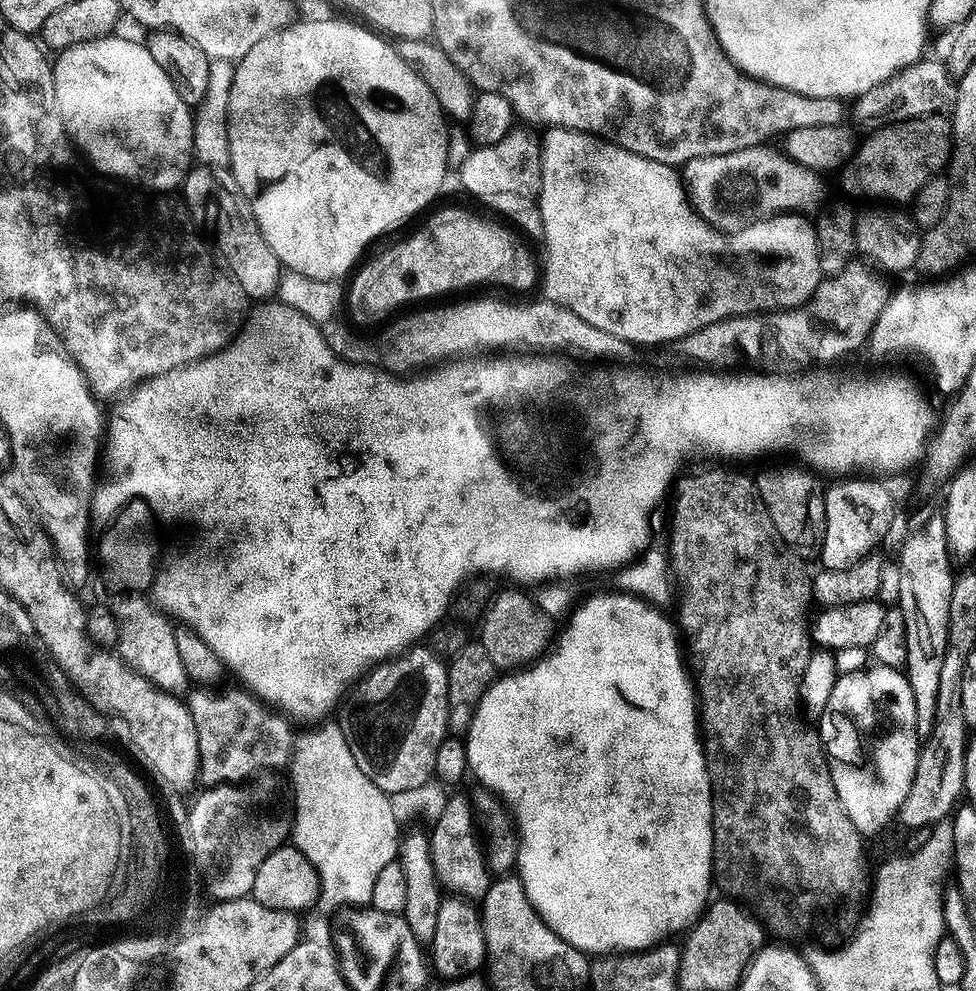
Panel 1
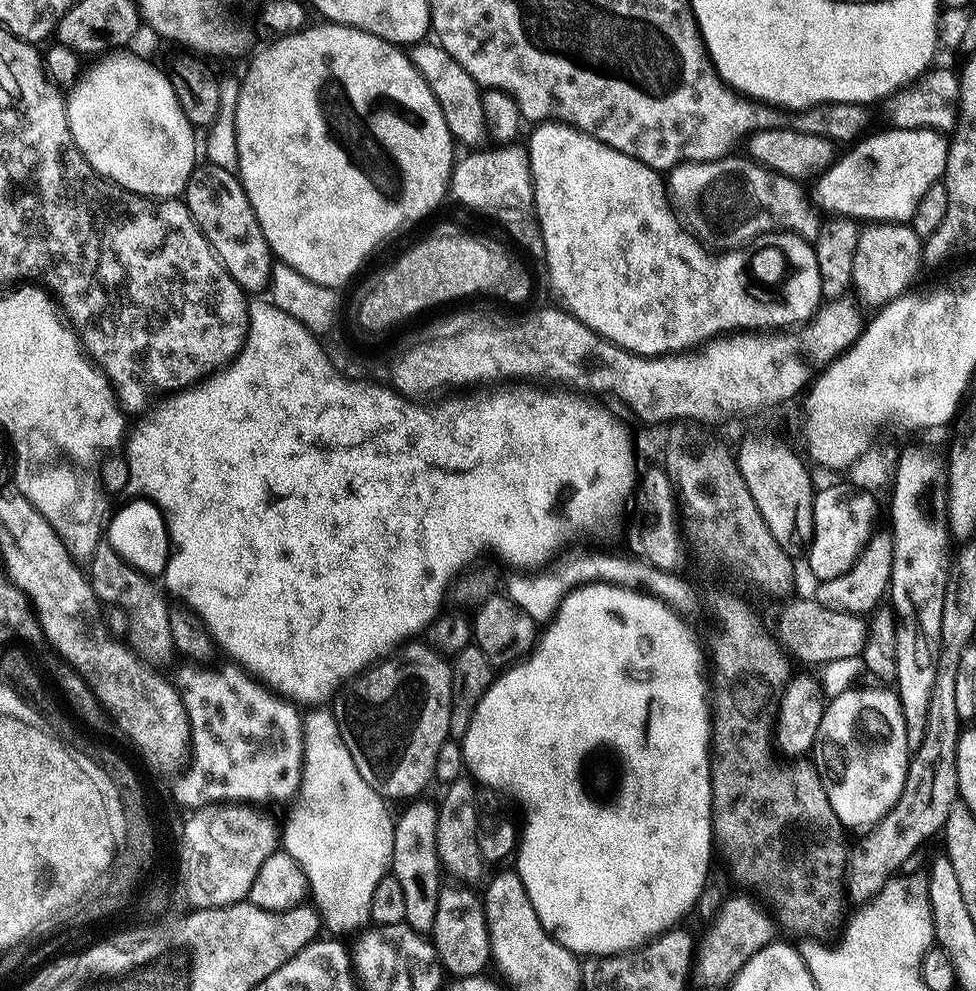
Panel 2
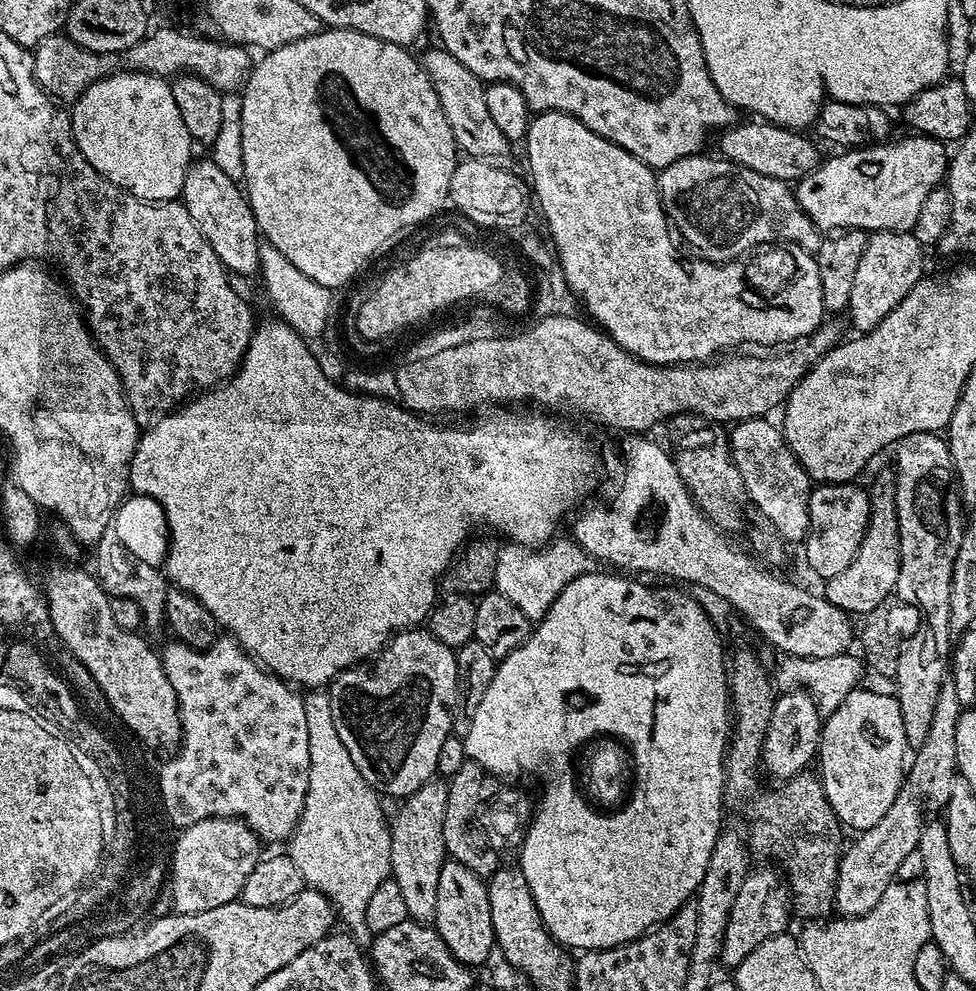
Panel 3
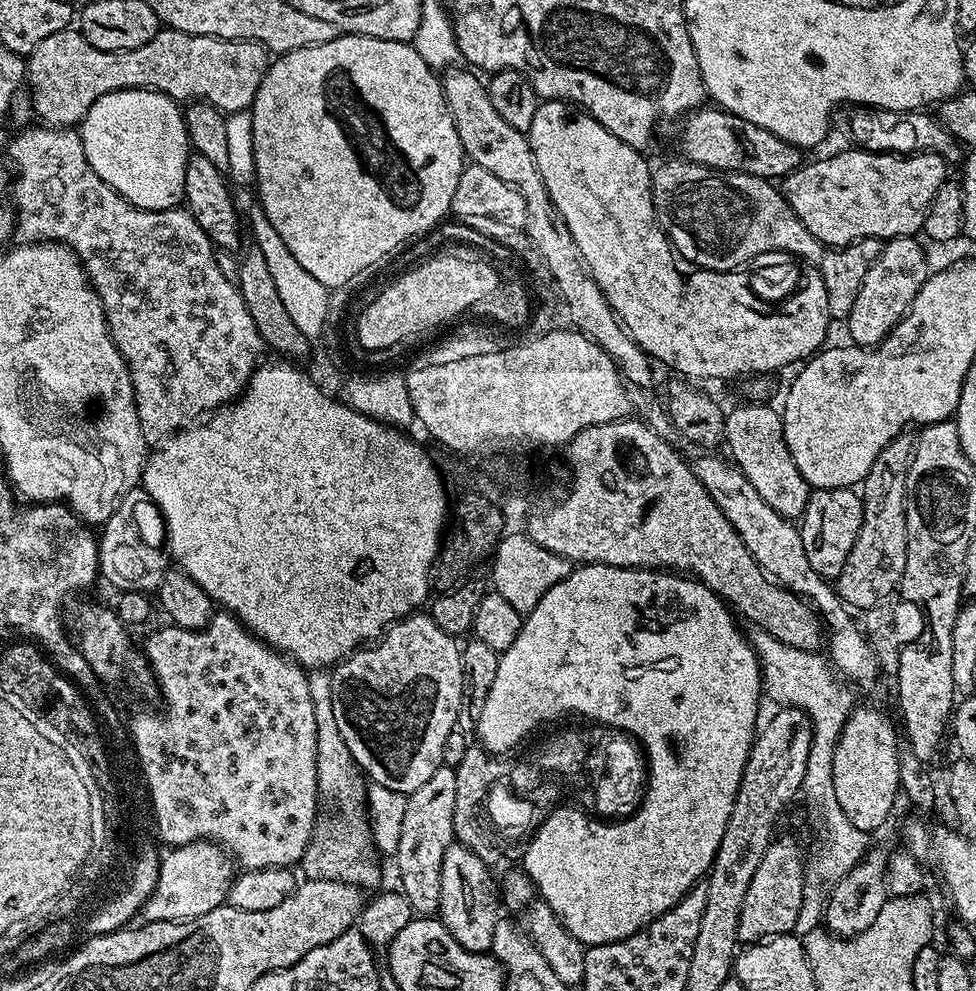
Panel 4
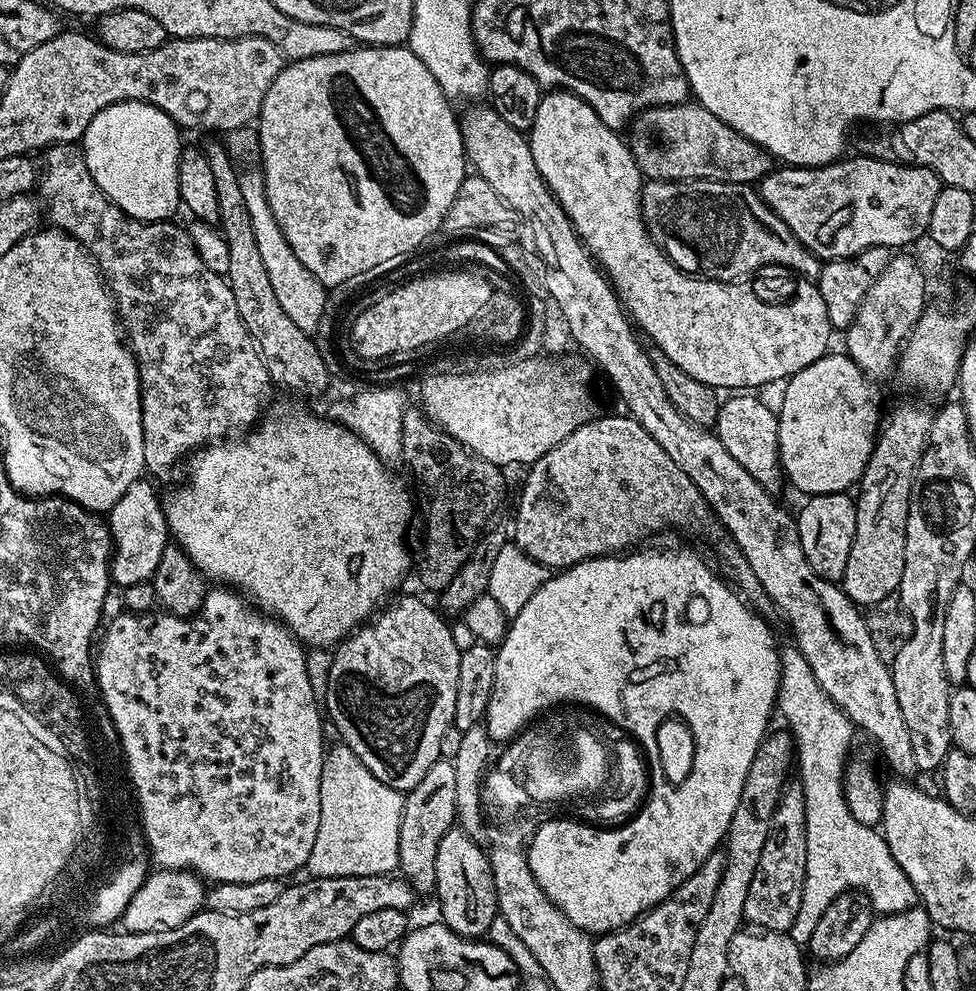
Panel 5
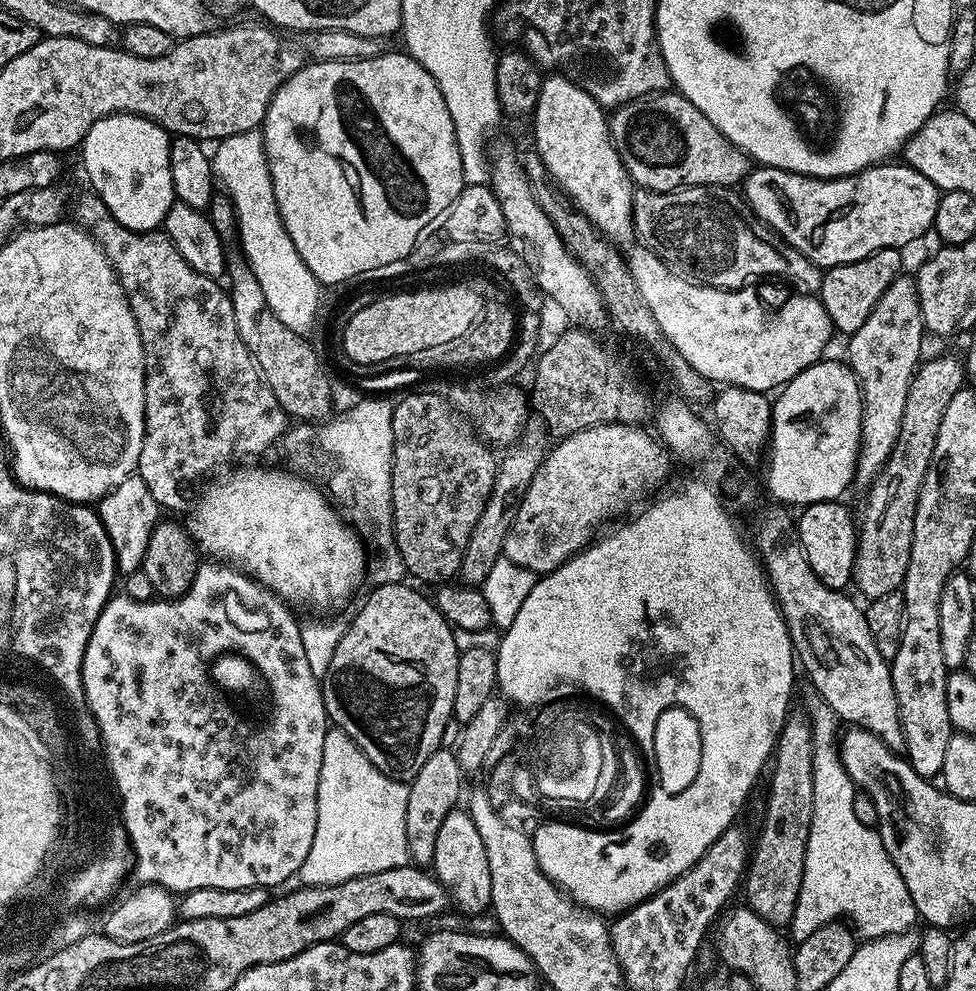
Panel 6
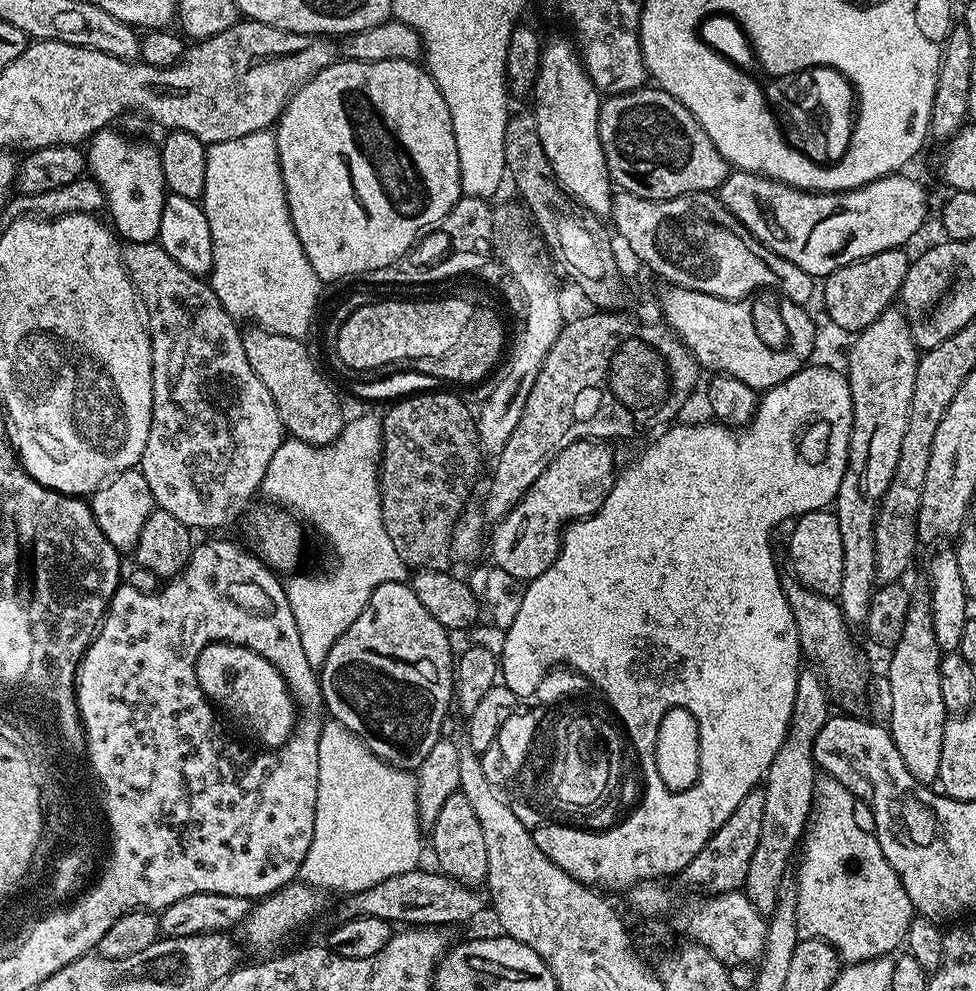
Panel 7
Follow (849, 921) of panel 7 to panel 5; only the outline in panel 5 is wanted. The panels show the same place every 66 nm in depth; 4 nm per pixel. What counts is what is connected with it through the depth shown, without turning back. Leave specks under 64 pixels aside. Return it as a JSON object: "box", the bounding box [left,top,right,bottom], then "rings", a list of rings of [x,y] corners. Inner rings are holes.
{"box":[775,646,918,946],"rings":[[[796,646],[784,648],[780,654],[780,685],[776,695],[775,707],[784,715],[787,727],[794,737],[794,764],[800,768],[798,782],[806,798],[806,878],[802,886],[802,906],[798,906],[798,918],[794,918],[794,926],[790,933],[792,941],[801,946],[807,945],[810,934],[814,934],[814,926],[822,919],[822,914],[834,898],[845,895],[849,890],[859,890],[866,897],[873,913],[889,916],[895,912],[905,912],[908,908],[917,907],[918,897],[910,878],[894,862],[894,854],[890,854],[890,846],[883,835],[875,827],[858,822],[854,814],[850,814],[850,806],[846,806],[844,797],[844,770],[849,757],[848,746],[852,742],[854,725],[827,696],[810,668],[810,662]]]}

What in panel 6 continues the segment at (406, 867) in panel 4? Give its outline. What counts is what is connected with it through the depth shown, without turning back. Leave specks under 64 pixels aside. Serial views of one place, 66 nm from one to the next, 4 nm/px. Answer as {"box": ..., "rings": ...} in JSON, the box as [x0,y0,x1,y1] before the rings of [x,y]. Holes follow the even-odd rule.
{"box":[406,747,466,865],"rings":[[[439,747],[422,765],[422,770],[408,784],[406,802],[406,842],[408,858],[413,865],[431,865],[434,858],[434,842],[438,842],[438,830],[442,830],[442,821],[461,803],[460,791],[464,788],[466,773],[460,768],[455,751]]]}

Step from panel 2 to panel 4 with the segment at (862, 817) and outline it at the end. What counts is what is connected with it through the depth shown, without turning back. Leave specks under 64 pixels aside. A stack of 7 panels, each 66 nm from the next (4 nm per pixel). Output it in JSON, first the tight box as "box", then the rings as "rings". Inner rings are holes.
{"box":[834,707,901,834],"rings":[[[853,707],[848,721],[834,750],[834,794],[842,814],[858,826],[858,830],[872,834],[888,820],[892,807],[896,804],[896,794],[901,791],[899,782],[899,754],[901,745],[896,745],[898,728],[884,712],[876,708]]]}

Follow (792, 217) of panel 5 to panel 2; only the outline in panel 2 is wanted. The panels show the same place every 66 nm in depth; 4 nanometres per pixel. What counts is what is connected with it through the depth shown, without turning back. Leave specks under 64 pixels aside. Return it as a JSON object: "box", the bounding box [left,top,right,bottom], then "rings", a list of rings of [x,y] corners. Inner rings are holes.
{"box":[810,126,950,222],"rings":[[[888,126],[885,129],[885,132],[857,139],[845,151],[849,151],[845,156],[843,153],[827,171],[815,177],[816,189],[811,189],[810,196],[821,213],[850,216],[857,222],[908,222],[922,194],[926,194],[930,186],[941,183],[950,143],[945,133],[935,128]]]}

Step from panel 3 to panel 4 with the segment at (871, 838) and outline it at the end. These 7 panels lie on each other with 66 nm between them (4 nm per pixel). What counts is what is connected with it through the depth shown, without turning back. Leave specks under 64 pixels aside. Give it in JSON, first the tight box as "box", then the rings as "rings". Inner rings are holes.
{"box":[823,847,890,938],"rings":[[[869,847],[864,857],[841,878],[828,895],[824,906],[823,927],[837,938],[851,938],[874,926],[874,918],[890,899],[890,859],[882,849]]]}

